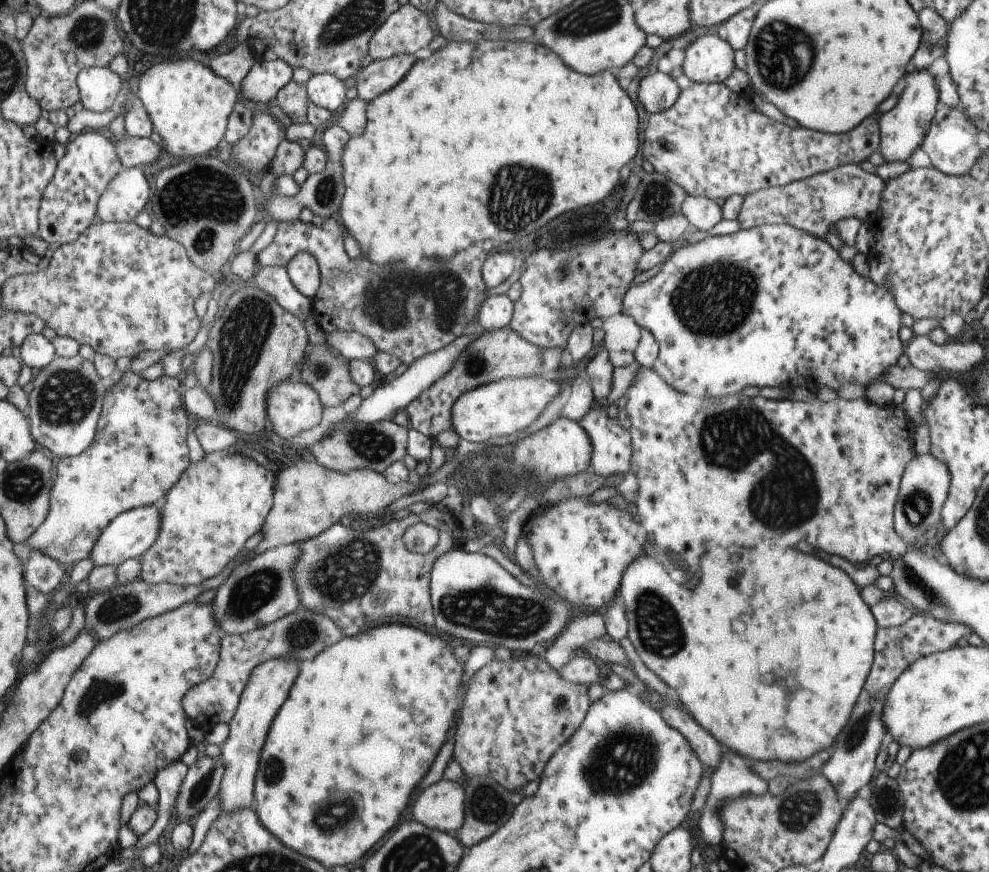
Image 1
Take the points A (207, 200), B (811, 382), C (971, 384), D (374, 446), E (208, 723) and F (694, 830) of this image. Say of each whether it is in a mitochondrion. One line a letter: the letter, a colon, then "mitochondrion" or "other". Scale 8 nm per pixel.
A: mitochondrion
B: other
C: other
D: mitochondrion
E: other
F: other

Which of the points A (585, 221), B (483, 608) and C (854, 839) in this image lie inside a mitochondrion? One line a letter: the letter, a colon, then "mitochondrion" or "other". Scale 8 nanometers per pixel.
A: other
B: mitochondrion
C: other

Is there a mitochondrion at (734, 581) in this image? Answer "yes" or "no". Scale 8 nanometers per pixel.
no

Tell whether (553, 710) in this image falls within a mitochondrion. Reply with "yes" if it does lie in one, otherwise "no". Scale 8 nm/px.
yes

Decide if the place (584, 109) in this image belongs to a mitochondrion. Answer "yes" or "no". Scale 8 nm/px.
no

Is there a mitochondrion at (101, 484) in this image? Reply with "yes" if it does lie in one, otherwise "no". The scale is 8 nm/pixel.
yes

